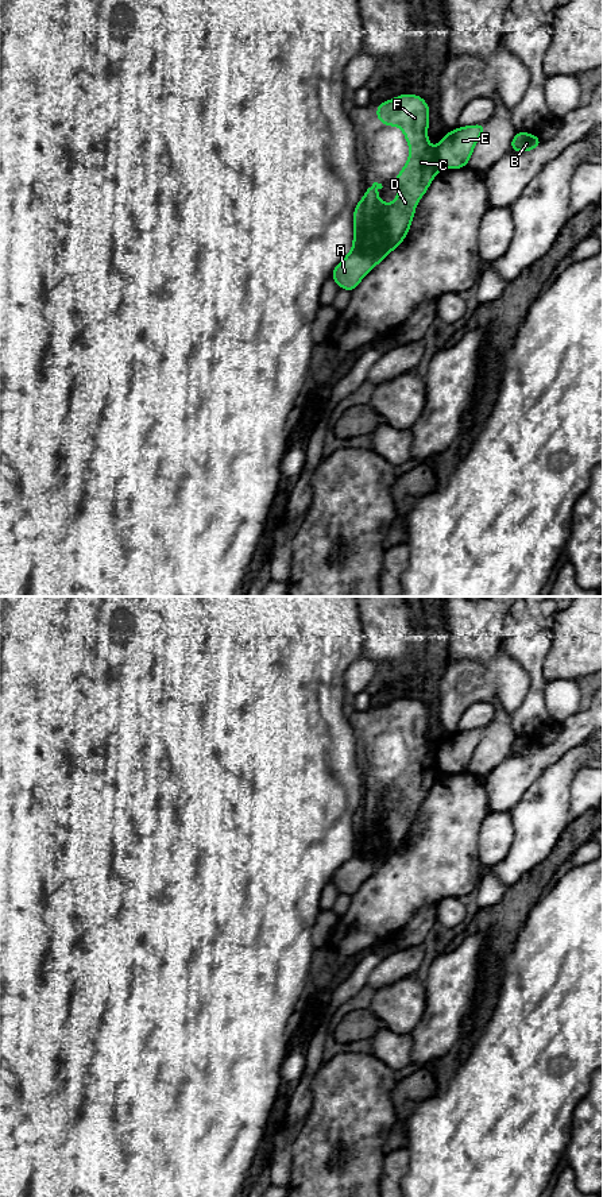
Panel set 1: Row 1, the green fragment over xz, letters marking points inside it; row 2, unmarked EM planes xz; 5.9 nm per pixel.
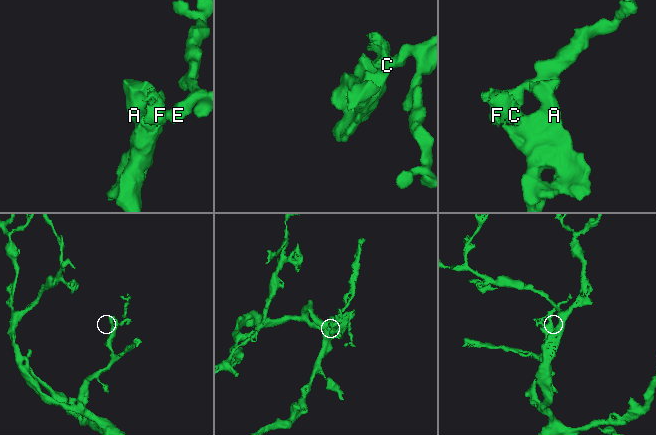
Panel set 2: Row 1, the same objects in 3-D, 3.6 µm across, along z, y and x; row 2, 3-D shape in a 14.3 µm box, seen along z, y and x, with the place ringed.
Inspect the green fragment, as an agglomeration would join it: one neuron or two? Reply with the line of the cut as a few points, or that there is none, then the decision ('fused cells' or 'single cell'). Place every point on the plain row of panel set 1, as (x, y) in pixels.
cut xz (435, 756), (436, 765), (441, 772); fused cells

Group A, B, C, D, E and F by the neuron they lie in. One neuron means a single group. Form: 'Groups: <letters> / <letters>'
Groups: A C D F / B E

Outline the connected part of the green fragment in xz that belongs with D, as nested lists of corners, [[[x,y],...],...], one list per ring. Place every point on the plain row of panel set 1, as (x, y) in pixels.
[[[410,698],[378,708],[378,725],[386,731],[402,733],[410,760],[394,785],[398,794],[394,808],[383,808],[378,803],[376,795],[383,791],[374,787],[371,792],[366,792],[364,802],[356,810],[352,856],[331,879],[340,893],[355,895],[372,872],[401,850],[410,834],[418,804],[441,775],[426,740],[429,719],[426,706]]]

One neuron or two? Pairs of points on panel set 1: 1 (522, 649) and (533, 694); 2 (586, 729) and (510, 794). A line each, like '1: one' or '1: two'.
1: one
2: one

